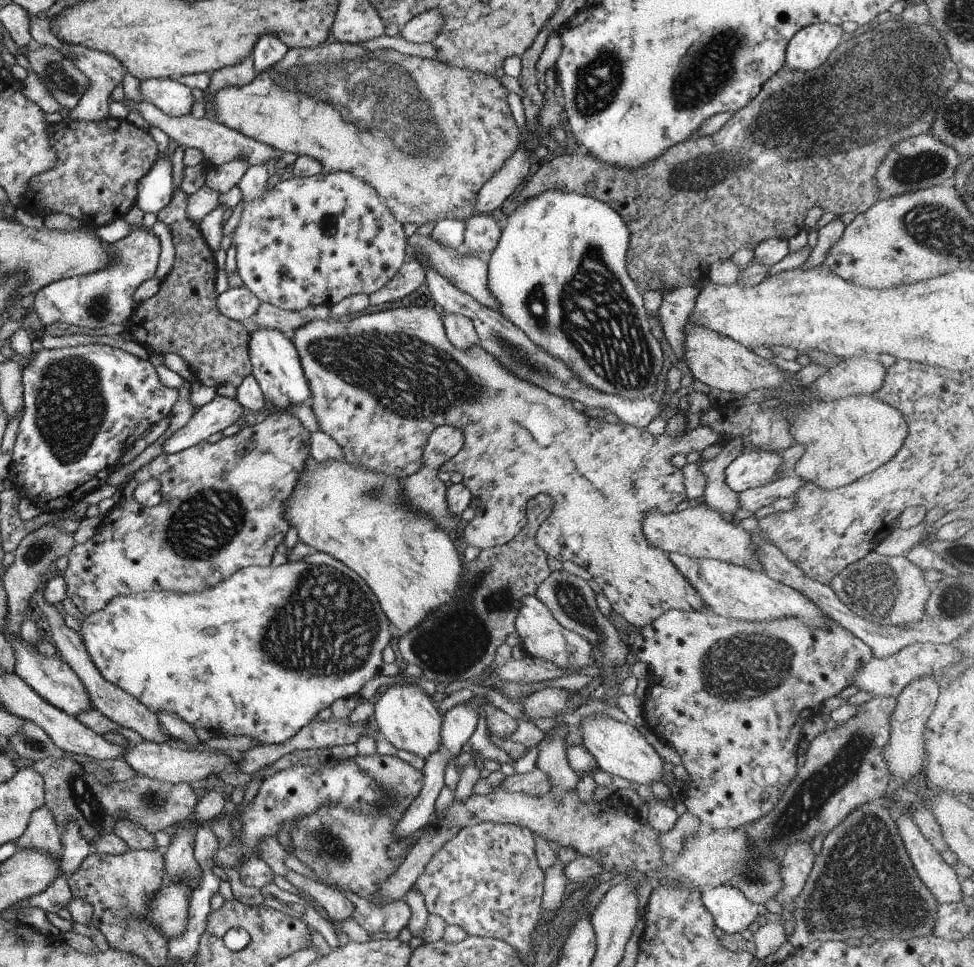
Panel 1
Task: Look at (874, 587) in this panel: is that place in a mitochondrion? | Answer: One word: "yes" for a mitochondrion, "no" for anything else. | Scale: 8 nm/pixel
yes

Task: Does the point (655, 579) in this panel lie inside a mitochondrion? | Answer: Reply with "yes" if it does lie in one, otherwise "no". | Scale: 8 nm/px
no

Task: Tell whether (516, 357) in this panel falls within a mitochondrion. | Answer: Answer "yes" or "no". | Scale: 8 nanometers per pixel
yes

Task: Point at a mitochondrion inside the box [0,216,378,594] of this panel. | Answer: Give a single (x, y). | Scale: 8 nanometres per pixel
(71, 406)

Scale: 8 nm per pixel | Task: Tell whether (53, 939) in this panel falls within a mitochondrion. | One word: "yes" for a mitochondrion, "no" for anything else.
no

